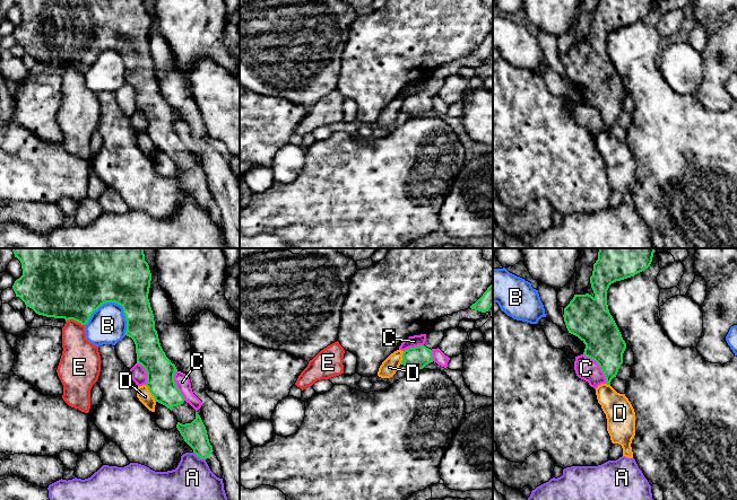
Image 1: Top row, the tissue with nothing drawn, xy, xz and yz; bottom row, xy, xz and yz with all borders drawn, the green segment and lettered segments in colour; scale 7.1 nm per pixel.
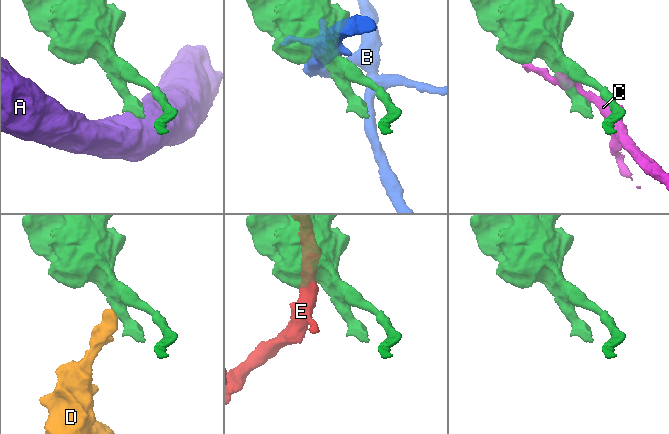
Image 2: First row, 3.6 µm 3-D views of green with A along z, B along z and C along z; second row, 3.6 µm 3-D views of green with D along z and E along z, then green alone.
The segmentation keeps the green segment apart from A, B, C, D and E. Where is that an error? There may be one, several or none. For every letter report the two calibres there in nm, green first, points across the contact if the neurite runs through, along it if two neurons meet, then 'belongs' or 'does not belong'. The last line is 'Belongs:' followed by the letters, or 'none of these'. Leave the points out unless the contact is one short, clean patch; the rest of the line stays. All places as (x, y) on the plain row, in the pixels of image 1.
A: 170 nm thick on the green side, 400 nm on the other; border along xy (193, 199), (205, 207); does not belong
B: 440 nm thick on the green side, 260 nm on the other; does not belong
C: 280 nm thick on the green side, 160 nm on the other; does not belong
D: 200 nm thick on the green side, 100 nm on the other; border along xy (145, 132), (156, 148); does not belong
E: 480 nm thick on the green side, 240 nm on the other; does not belong
Belongs: none of these

